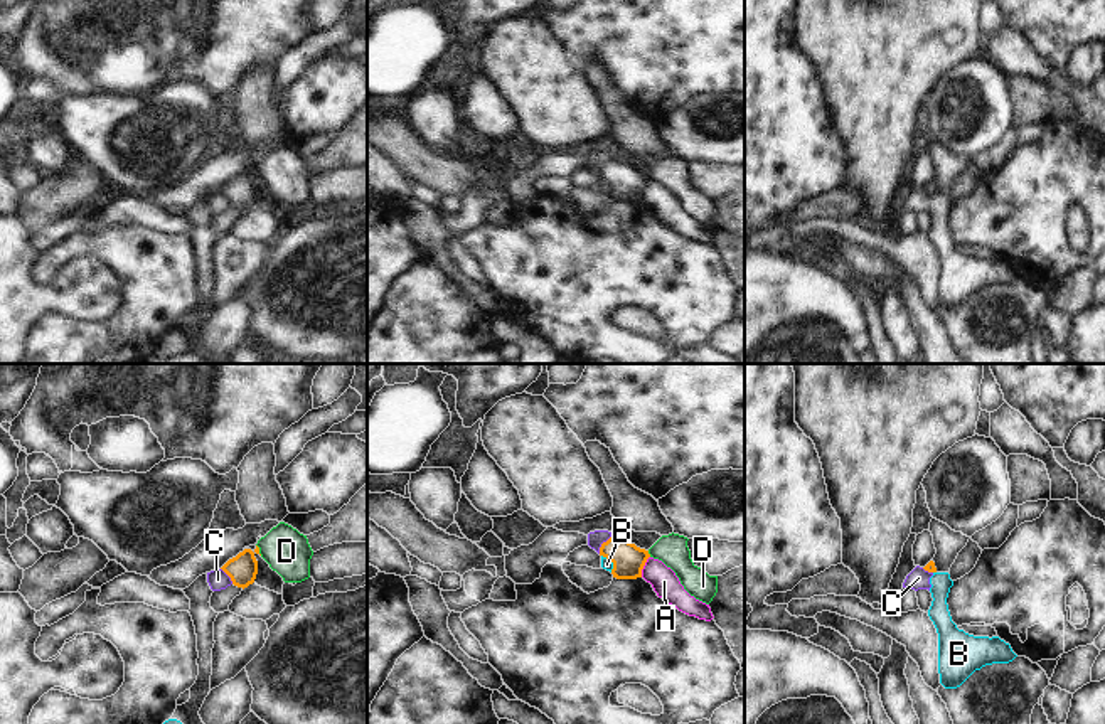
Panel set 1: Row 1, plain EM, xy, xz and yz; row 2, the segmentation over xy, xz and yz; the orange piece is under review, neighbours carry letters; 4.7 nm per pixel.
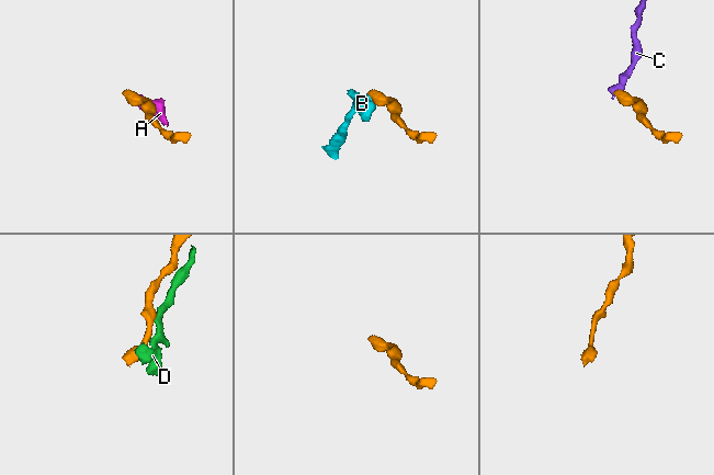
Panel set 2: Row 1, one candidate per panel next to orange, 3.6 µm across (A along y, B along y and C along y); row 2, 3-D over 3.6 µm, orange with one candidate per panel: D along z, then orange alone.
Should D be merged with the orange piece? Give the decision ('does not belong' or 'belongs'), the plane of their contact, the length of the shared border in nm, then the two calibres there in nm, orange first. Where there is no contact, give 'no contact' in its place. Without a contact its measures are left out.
does not belong | xy | 60 nm | 140/220 nm

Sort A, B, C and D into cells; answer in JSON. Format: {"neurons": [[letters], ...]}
{"neurons": [["A"], ["B", "C"], ["D"]]}

